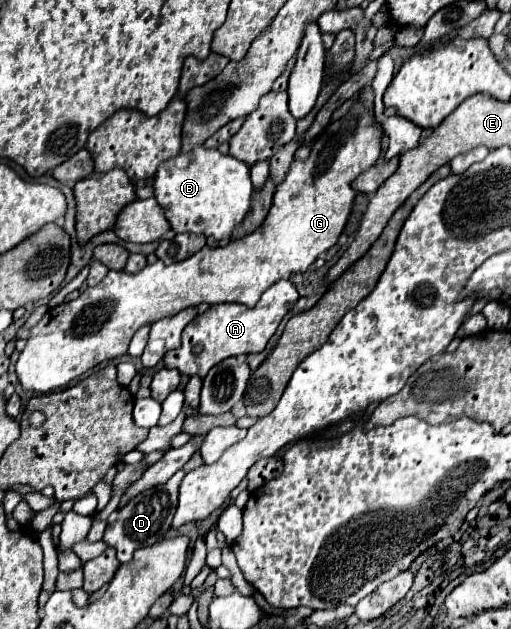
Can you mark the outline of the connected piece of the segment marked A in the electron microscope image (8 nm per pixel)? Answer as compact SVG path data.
M281 279L261 295L259 303L253 309L245 305L237 305L237 303L213 305L209 311L205 311L203 315L197 315L183 329L181 347L167 351L163 357L163 363L167 369L177 369L185 375L197 375L203 379L213 365L221 363L227 357L261 353L267 347L273 333L277 331L281 319L295 305L297 299L299 299L297 289L289 281Z

